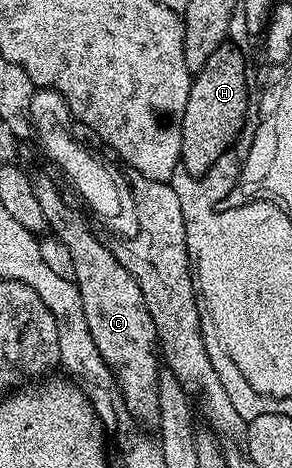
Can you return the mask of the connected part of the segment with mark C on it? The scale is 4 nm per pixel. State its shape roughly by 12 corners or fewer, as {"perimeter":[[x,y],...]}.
{"perimeter":[[49,175],[32,176],[67,245],[87,328],[138,424],[159,417],[155,325],[135,277]]}

